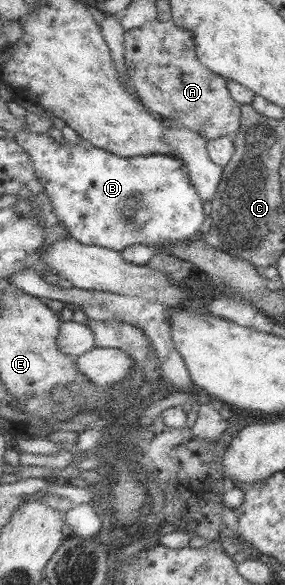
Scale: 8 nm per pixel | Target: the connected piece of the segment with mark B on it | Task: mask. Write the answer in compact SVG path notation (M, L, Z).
M26 131L19 133L16 139L30 153L38 177L60 216L61 224L80 243L121 252L134 244L144 244L162 253L172 242L201 237L200 227L206 219L204 201L192 183L189 167L178 157L156 154L126 158L94 145L82 147L67 143L52 131Z

